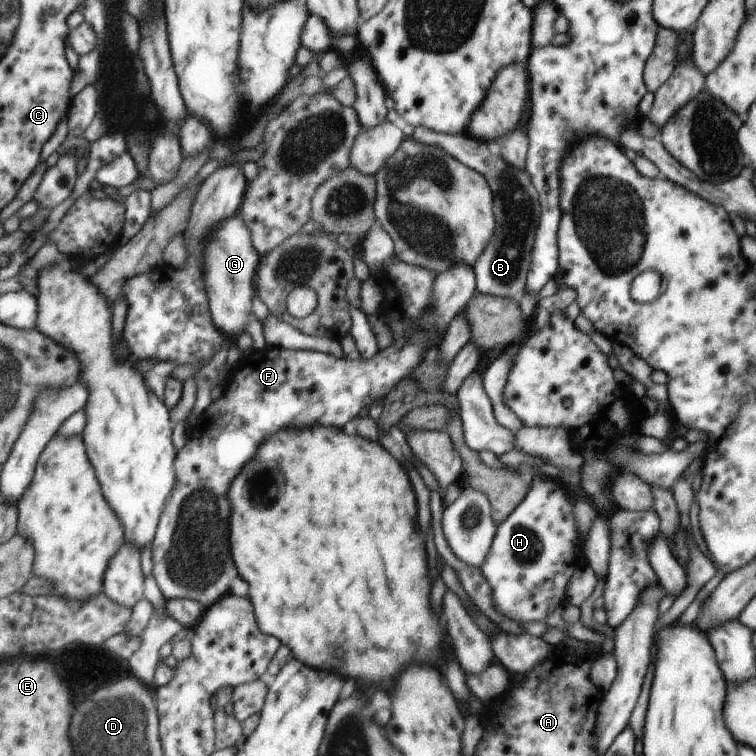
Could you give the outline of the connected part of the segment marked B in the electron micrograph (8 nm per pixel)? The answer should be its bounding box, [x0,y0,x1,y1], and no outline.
[411,126,540,300]

